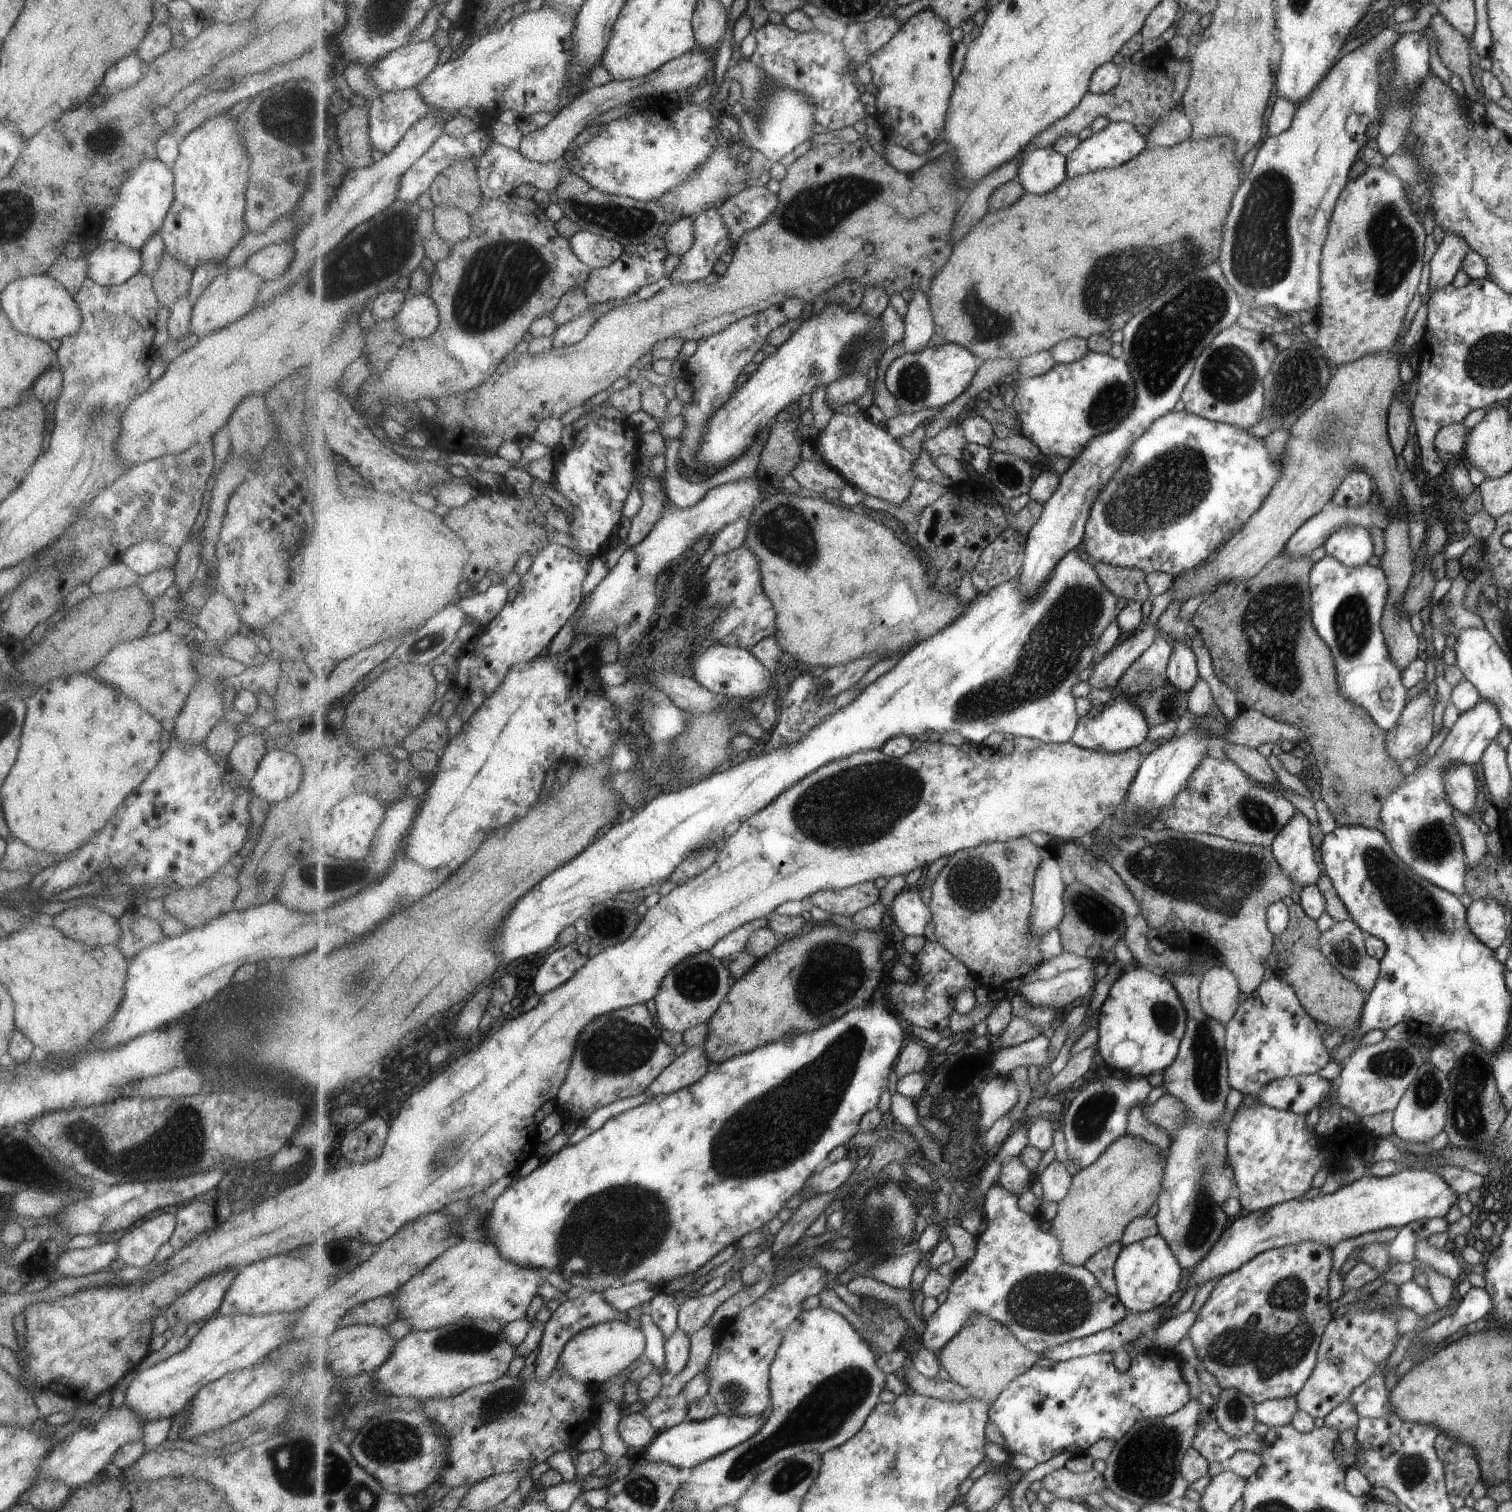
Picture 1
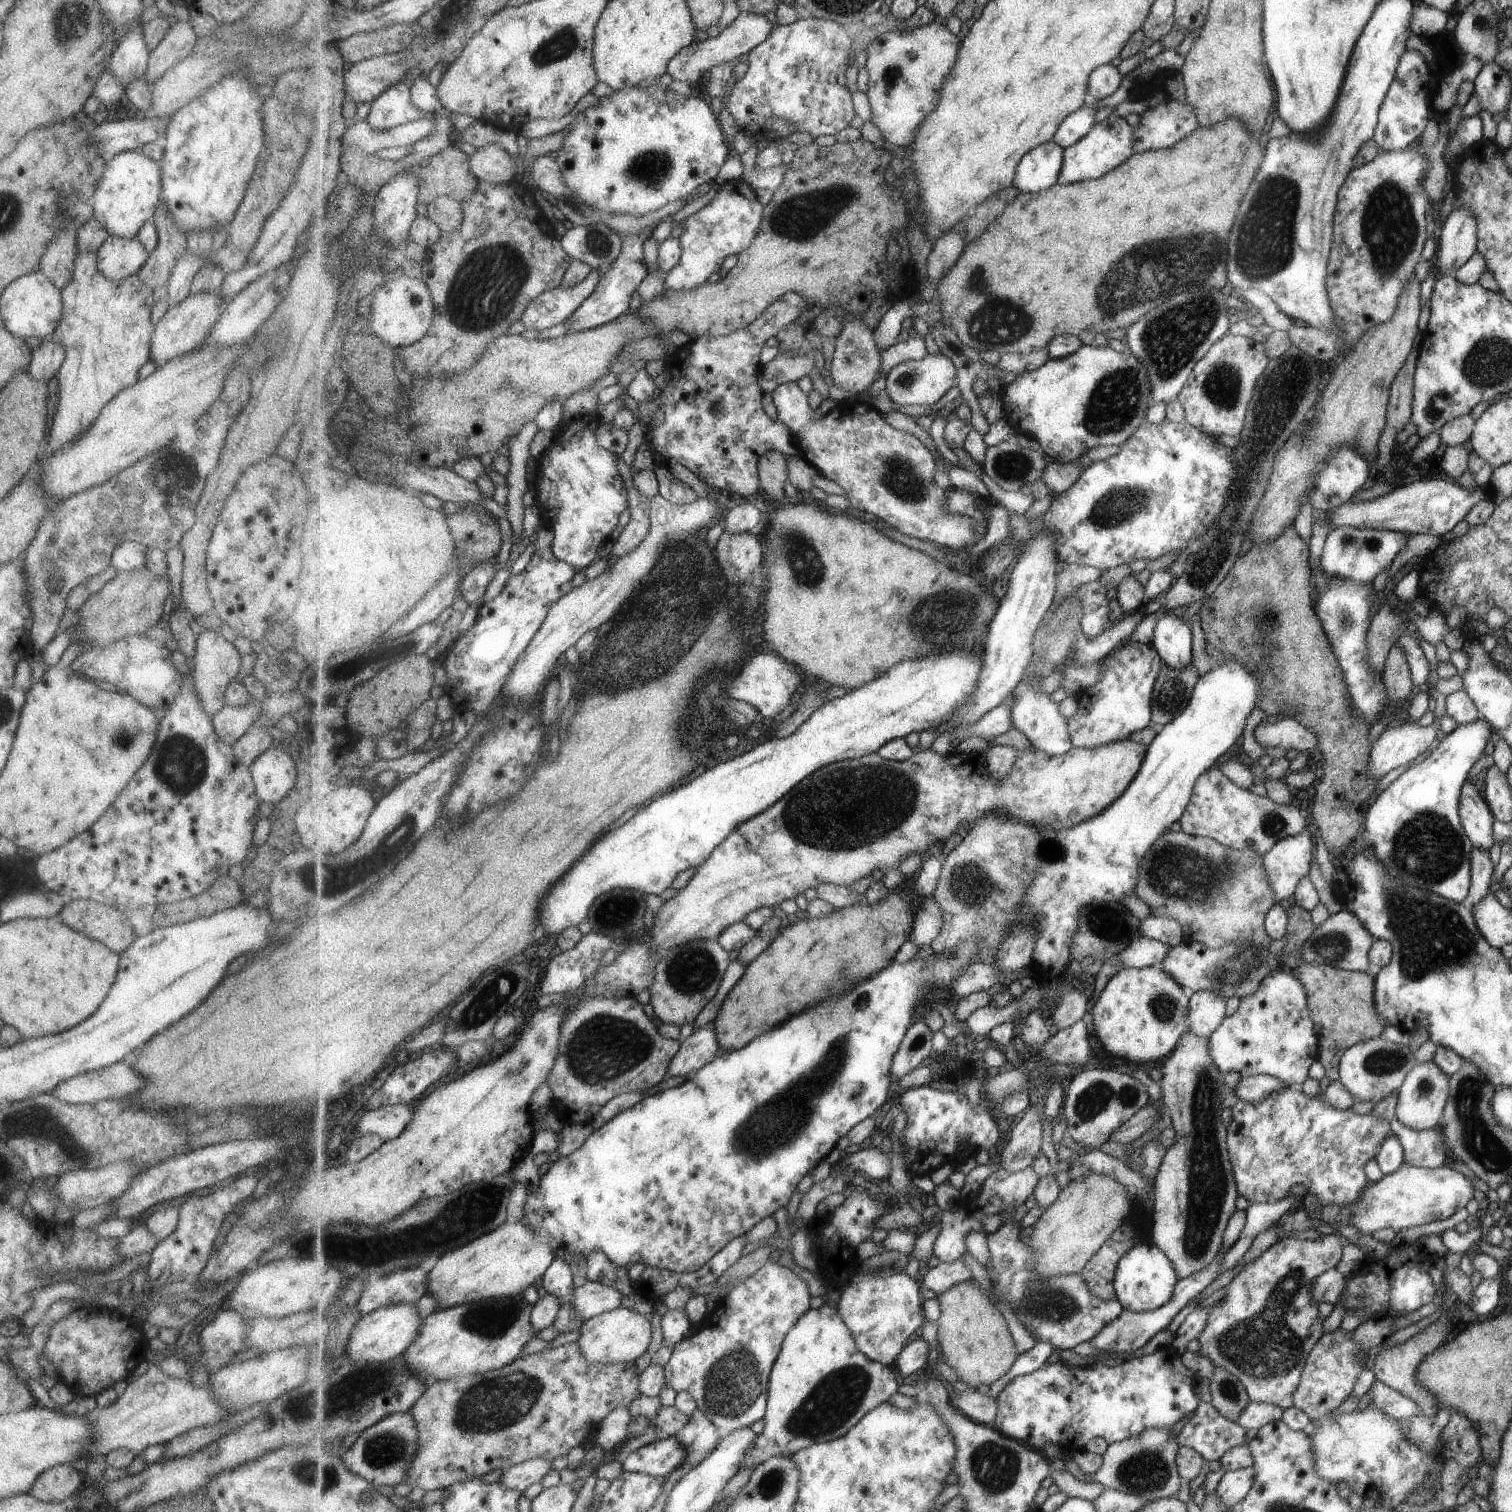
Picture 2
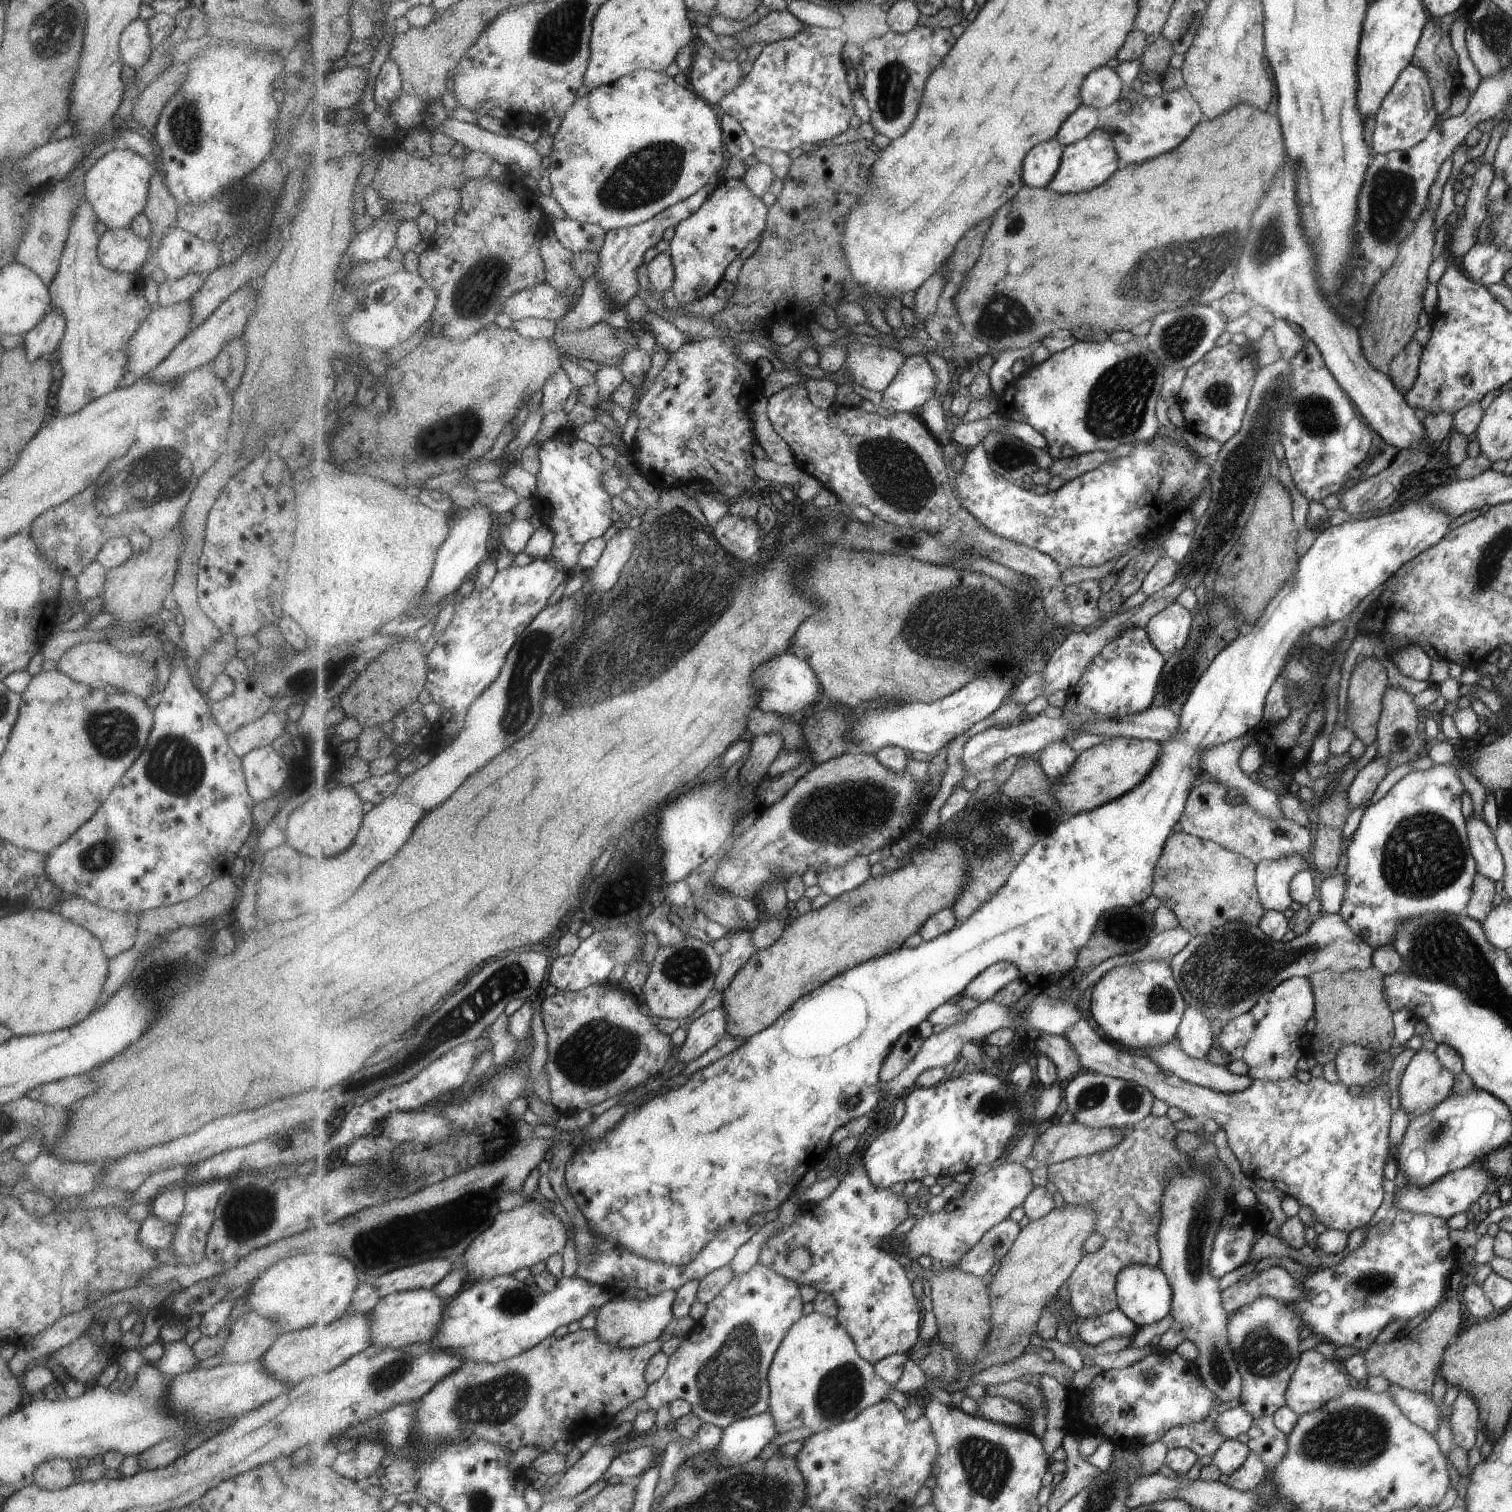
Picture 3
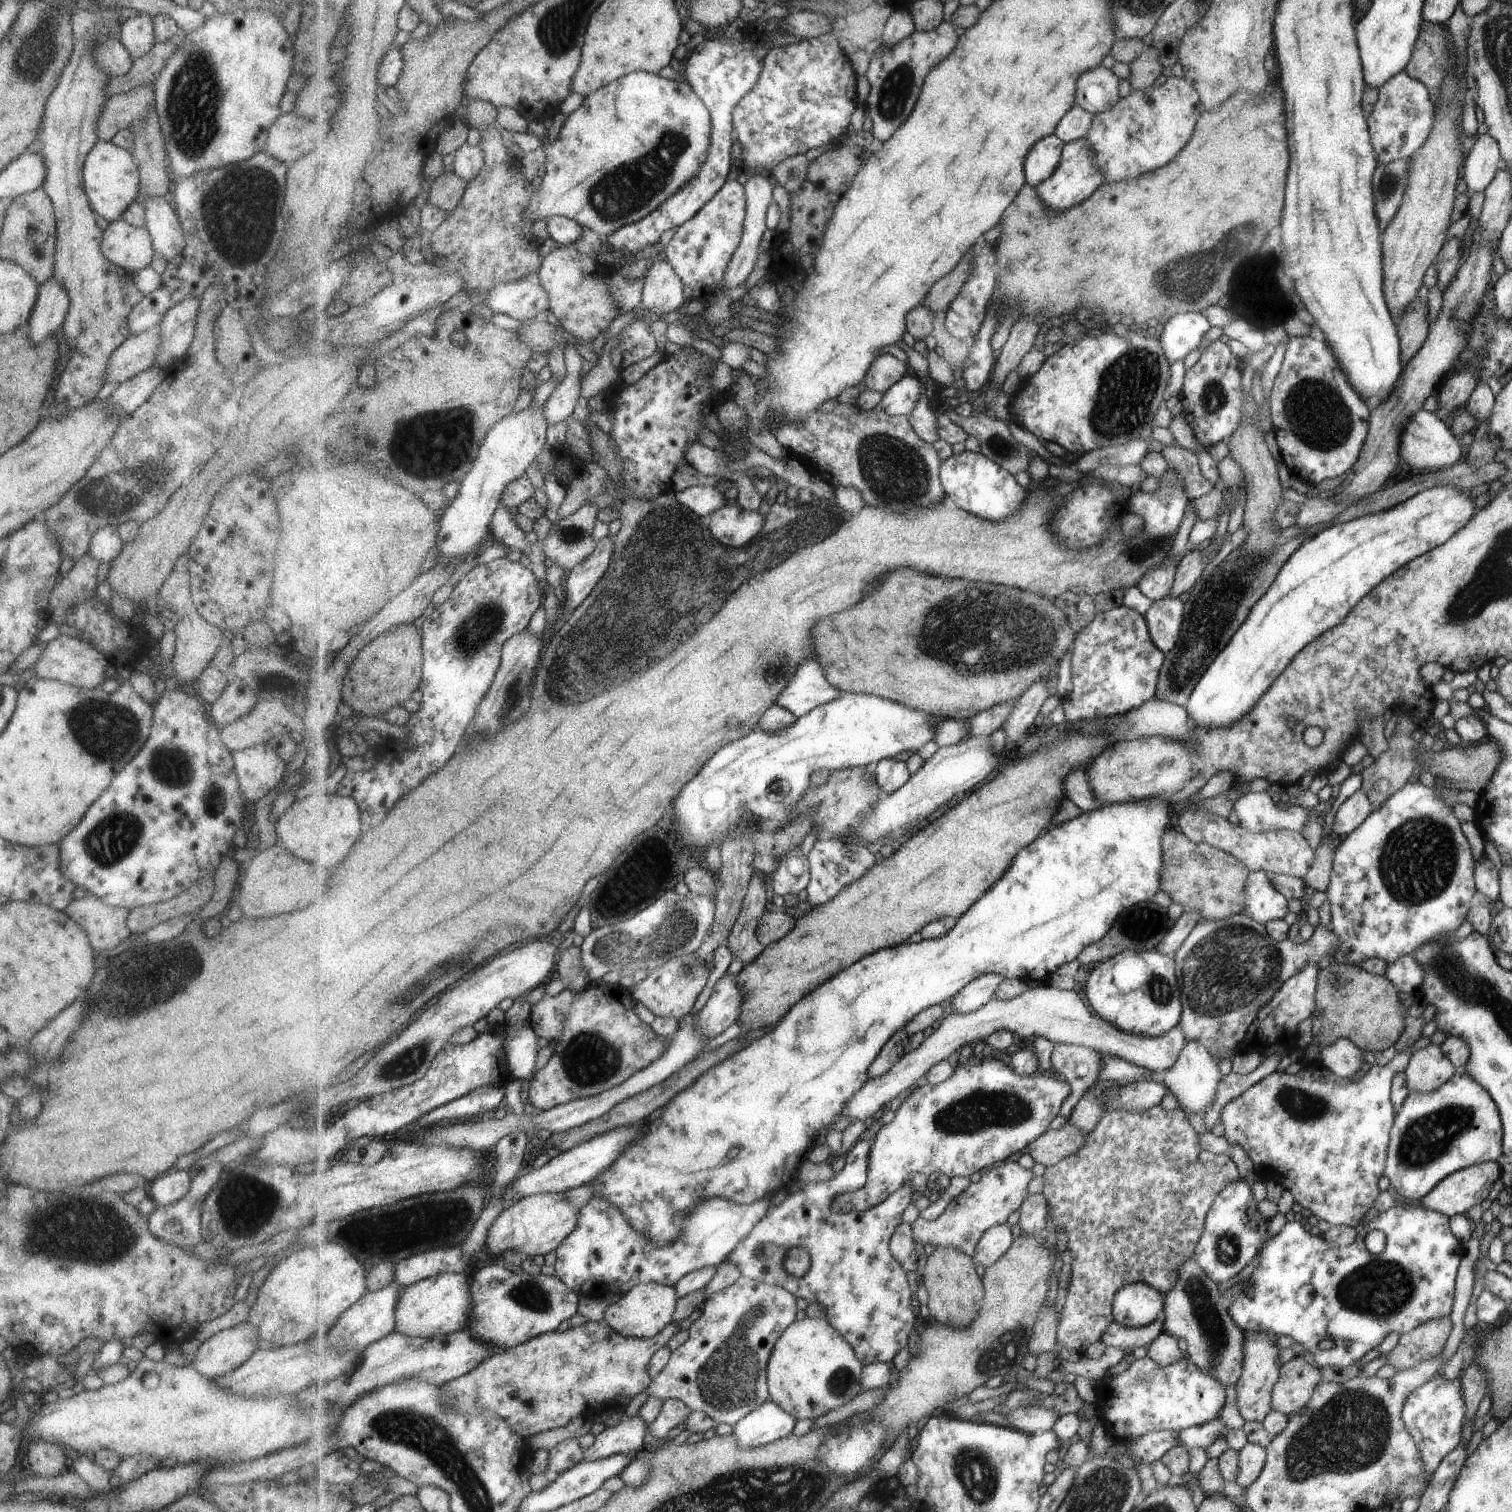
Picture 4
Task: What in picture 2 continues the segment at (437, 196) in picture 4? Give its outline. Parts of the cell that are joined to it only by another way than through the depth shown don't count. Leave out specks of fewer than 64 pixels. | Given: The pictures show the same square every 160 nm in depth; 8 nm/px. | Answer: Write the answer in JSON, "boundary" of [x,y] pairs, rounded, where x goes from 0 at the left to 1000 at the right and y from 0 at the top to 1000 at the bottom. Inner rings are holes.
{"boundary":[[[290,130],[282,137],[282,144],[290,149],[292,155],[301,153],[307,148],[307,138],[303,130]]]}

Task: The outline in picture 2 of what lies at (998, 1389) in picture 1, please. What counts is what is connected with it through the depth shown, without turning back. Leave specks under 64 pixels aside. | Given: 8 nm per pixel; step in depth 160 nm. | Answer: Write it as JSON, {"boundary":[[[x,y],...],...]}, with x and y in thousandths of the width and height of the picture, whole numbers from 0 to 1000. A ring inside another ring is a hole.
{"boundary":[[[636,847],[628,852],[626,854],[620,856],[622,862],[622,871],[617,878],[617,883],[620,889],[620,896],[627,903],[632,907],[632,910],[635,913],[638,914],[642,919],[647,919],[650,915],[654,915],[655,917],[662,910],[665,910],[666,907],[671,905],[673,899],[673,890],[669,884],[667,876],[662,866],[654,860],[654,858],[650,853],[647,852],[646,847]]]}

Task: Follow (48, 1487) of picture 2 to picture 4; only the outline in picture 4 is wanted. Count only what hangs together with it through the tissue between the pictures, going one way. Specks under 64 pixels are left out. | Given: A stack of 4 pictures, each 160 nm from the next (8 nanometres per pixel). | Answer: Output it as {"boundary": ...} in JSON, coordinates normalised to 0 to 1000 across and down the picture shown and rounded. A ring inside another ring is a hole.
{"boundary":[[[22,952],[16,956],[18,958],[18,967],[24,976],[36,976],[45,972],[43,959],[30,952]]]}

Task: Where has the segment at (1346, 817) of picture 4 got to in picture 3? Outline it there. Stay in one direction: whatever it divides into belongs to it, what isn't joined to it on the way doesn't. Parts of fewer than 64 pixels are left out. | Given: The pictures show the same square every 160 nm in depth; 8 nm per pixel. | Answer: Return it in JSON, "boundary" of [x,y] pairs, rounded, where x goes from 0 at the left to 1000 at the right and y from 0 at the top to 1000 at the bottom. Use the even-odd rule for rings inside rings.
{"boundary":[[[908,501],[903,507],[897,511],[894,517],[891,521],[890,527],[892,534],[897,534],[904,530],[911,519],[918,511],[918,503],[916,501]]]}

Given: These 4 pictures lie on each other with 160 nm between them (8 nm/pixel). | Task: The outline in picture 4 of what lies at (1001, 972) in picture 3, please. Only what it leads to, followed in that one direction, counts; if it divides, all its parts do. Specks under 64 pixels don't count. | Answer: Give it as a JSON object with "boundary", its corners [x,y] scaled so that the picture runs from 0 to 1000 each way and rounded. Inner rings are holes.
{"boundary":[[[653,644],[644,648],[636,655],[634,655],[630,661],[629,667],[632,671],[642,671],[653,664],[658,660],[658,655],[665,647],[662,644]]]}

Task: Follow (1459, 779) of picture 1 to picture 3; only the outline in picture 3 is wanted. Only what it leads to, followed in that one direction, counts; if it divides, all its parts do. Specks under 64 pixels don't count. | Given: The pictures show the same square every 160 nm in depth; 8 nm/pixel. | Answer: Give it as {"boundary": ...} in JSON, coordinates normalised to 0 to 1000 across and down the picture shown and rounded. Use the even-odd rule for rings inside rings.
{"boundary":[[[975,538],[970,540],[970,546],[973,566],[976,568],[978,579],[982,579],[989,584],[994,580],[995,571],[988,550]]]}

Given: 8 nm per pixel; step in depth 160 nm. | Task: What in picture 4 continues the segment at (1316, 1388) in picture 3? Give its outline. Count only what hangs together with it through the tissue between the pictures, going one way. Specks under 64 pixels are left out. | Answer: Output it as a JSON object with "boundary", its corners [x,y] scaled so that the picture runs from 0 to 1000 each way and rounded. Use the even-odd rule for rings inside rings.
{"boundary":[[[861,896],[850,901],[845,908],[845,913],[840,923],[840,931],[850,936],[860,933],[870,915],[874,914],[872,905],[864,902]]]}

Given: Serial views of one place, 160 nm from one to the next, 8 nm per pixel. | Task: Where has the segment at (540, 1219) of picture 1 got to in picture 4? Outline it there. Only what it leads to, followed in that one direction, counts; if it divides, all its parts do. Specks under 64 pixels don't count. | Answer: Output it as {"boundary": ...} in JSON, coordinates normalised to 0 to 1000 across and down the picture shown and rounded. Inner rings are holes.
{"boundary":[[[958,321],[947,322],[931,329],[916,339],[882,347],[868,354],[863,360],[860,360],[850,370],[838,392],[830,398],[821,415],[789,454],[782,467],[786,476],[796,481],[810,481],[819,478],[827,468],[829,468],[835,458],[837,458],[845,447],[848,446],[851,439],[861,431],[861,429],[872,420],[886,413],[890,409],[890,406],[906,392],[908,388],[914,386],[916,381],[925,378],[928,373],[933,372],[937,368],[956,359],[960,354],[969,349],[978,339],[975,335],[976,331],[972,327],[970,328],[965,323],[958,322]],[[755,529],[751,532],[730,532],[723,537],[716,537],[712,541],[694,549],[688,554],[682,557],[677,562],[673,565],[673,568],[669,571],[668,576],[666,576],[665,579],[652,592],[650,592],[639,605],[636,606],[633,612],[626,619],[617,622],[610,620],[606,624],[599,623],[595,626],[584,628],[555,643],[554,646],[550,647],[546,651],[536,656],[536,658],[532,659],[531,661],[526,664],[521,669],[521,671],[518,672],[517,676],[507,684],[501,688],[497,688],[490,696],[478,701],[476,705],[472,705],[457,720],[450,722],[441,732],[429,741],[425,744],[425,747],[421,751],[421,754],[417,758],[415,758],[415,761],[411,763],[411,766],[407,767],[401,774],[399,774],[395,779],[391,780],[392,792],[401,791],[404,794],[404,796],[408,796],[411,800],[412,803],[417,806],[420,813],[425,817],[429,817],[431,820],[433,820],[433,823],[444,823],[452,814],[452,808],[456,804],[456,802],[464,794],[477,792],[488,796],[499,796],[501,794],[504,794],[506,791],[509,790],[510,788],[513,789],[517,786],[521,788],[522,785],[529,781],[528,772],[534,762],[538,759],[539,751],[541,751],[542,747],[546,746],[547,743],[550,743],[551,741],[558,737],[560,728],[562,728],[563,725],[565,725],[565,722],[569,721],[573,714],[575,714],[573,709],[575,709],[576,704],[579,703],[581,696],[584,695],[592,683],[597,682],[603,675],[605,674],[605,672],[608,671],[608,669],[616,665],[624,664],[628,660],[630,661],[634,655],[649,645],[662,644],[665,647],[675,648],[679,646],[681,647],[683,646],[685,648],[691,650],[694,646],[700,642],[699,640],[702,640],[703,638],[713,634],[714,631],[719,626],[732,619],[735,616],[735,614],[737,613],[737,608],[741,607],[743,603],[753,597],[761,597],[763,591],[765,591],[768,586],[769,552],[774,542],[773,537],[772,537],[773,533],[772,530],[768,530],[768,529]]]}

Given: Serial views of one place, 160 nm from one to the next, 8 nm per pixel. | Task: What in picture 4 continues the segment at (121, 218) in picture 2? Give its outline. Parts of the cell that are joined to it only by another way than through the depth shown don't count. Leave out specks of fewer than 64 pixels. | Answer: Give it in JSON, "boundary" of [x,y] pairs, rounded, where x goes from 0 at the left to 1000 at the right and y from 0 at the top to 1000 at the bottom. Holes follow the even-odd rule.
{"boundary":[[[65,93],[56,104],[54,110],[54,123],[61,140],[71,147],[79,146],[80,140],[87,134],[90,133],[91,130],[92,116],[87,103],[72,93]]]}

